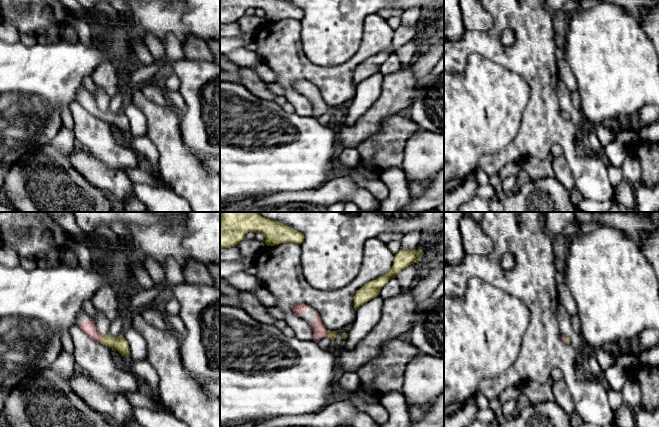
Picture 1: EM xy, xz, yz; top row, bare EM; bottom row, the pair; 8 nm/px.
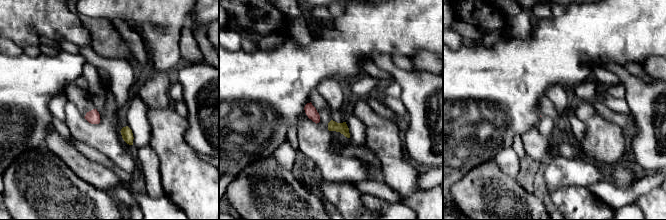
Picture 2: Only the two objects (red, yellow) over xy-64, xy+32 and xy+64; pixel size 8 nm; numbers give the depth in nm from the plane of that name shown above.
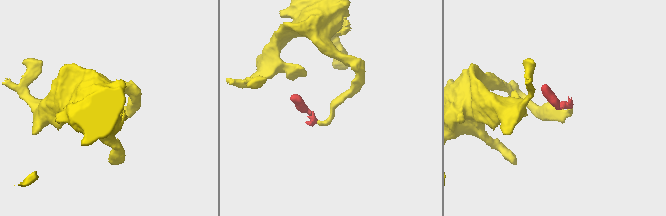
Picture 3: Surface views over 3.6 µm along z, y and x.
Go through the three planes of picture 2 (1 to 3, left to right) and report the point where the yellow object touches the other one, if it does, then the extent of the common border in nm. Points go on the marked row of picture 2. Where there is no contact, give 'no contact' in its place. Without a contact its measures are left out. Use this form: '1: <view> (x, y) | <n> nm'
1: no contact
2: no contact
3: no contact

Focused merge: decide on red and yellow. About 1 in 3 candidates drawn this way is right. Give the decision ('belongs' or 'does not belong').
belongs

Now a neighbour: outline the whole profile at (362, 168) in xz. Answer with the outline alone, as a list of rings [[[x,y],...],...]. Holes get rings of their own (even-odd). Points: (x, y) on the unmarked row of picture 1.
[[[360,161],[357,167],[355,168],[359,174],[369,180],[379,179],[378,174],[372,171],[365,162]]]

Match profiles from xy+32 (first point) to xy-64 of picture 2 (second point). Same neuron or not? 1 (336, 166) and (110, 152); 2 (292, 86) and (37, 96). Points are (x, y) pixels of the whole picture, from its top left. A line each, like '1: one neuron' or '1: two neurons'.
1: one neuron
2: one neuron

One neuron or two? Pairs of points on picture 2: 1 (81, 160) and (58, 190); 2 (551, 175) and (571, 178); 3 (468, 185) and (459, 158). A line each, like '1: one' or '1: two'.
1: two
2: one
3: two

